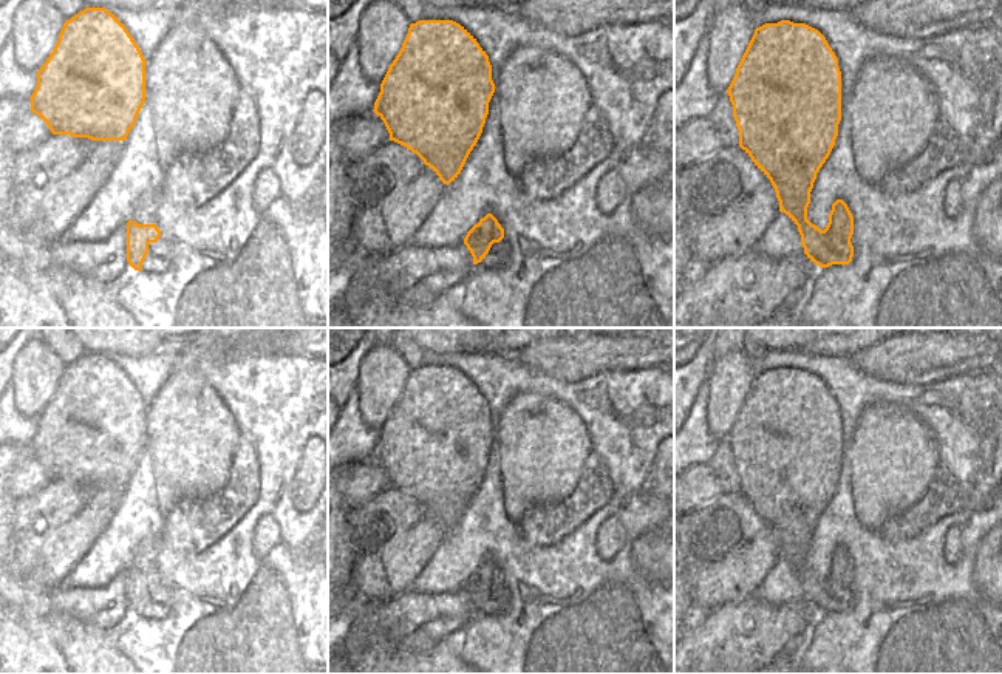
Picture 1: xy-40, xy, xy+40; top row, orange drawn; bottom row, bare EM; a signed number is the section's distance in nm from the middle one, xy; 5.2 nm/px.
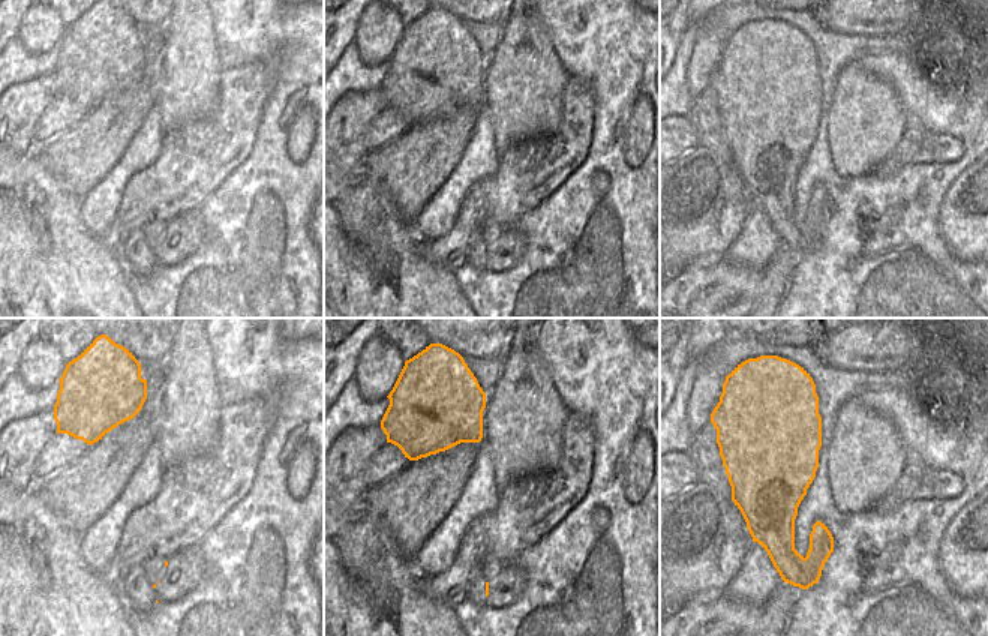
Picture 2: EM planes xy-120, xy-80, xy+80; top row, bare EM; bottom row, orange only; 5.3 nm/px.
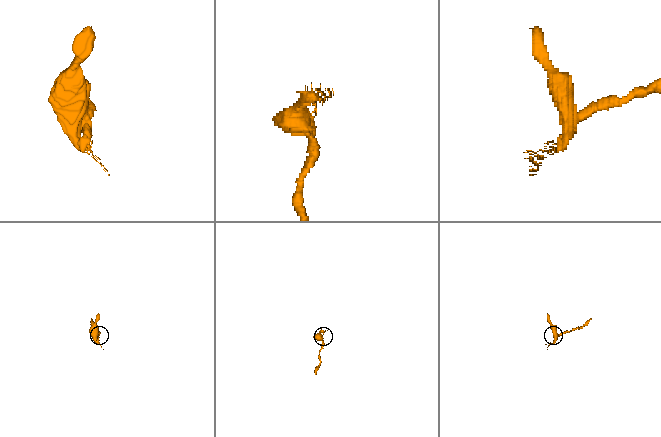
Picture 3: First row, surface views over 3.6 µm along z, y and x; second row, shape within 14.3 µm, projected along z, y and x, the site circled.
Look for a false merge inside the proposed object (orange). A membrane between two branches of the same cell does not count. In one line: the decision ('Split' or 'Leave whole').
Split.

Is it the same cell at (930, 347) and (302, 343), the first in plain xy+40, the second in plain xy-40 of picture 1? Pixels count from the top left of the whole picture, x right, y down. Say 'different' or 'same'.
same

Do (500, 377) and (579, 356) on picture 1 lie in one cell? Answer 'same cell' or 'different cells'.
different cells

